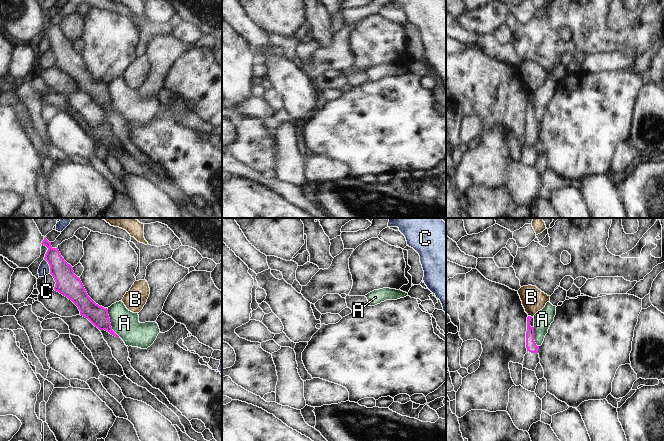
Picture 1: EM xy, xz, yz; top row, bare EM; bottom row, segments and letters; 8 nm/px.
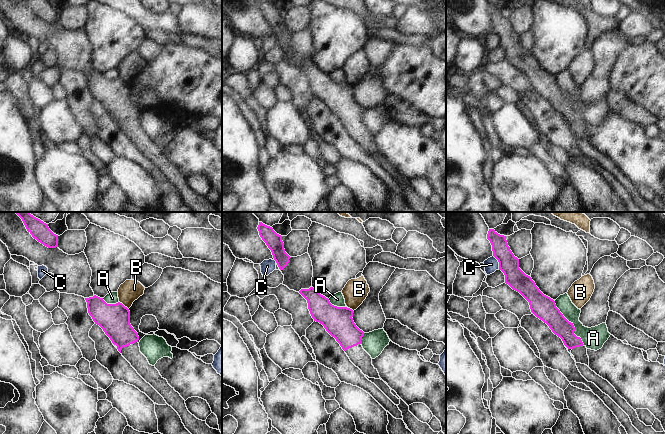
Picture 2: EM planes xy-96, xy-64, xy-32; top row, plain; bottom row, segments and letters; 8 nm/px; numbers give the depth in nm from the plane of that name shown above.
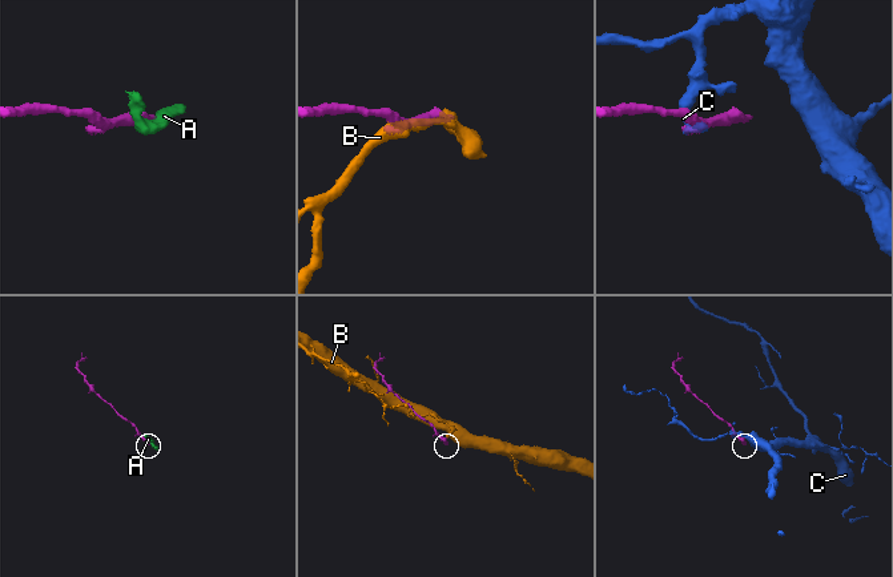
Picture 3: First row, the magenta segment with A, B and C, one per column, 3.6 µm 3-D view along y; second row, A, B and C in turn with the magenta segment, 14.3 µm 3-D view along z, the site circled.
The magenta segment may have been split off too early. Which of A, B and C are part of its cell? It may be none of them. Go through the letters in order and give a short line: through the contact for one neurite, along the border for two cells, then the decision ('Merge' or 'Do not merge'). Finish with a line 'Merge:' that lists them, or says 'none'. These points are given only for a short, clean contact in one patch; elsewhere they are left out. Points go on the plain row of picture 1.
A: Line: xy (107, 85), (110, 102), (119, 112). Do not merge
B: Line: yz (528, 91), (531, 93). Do not merge
C: Line: xy (44, 34), (49, 42), (50, 49). Do not merge
Merge: none

